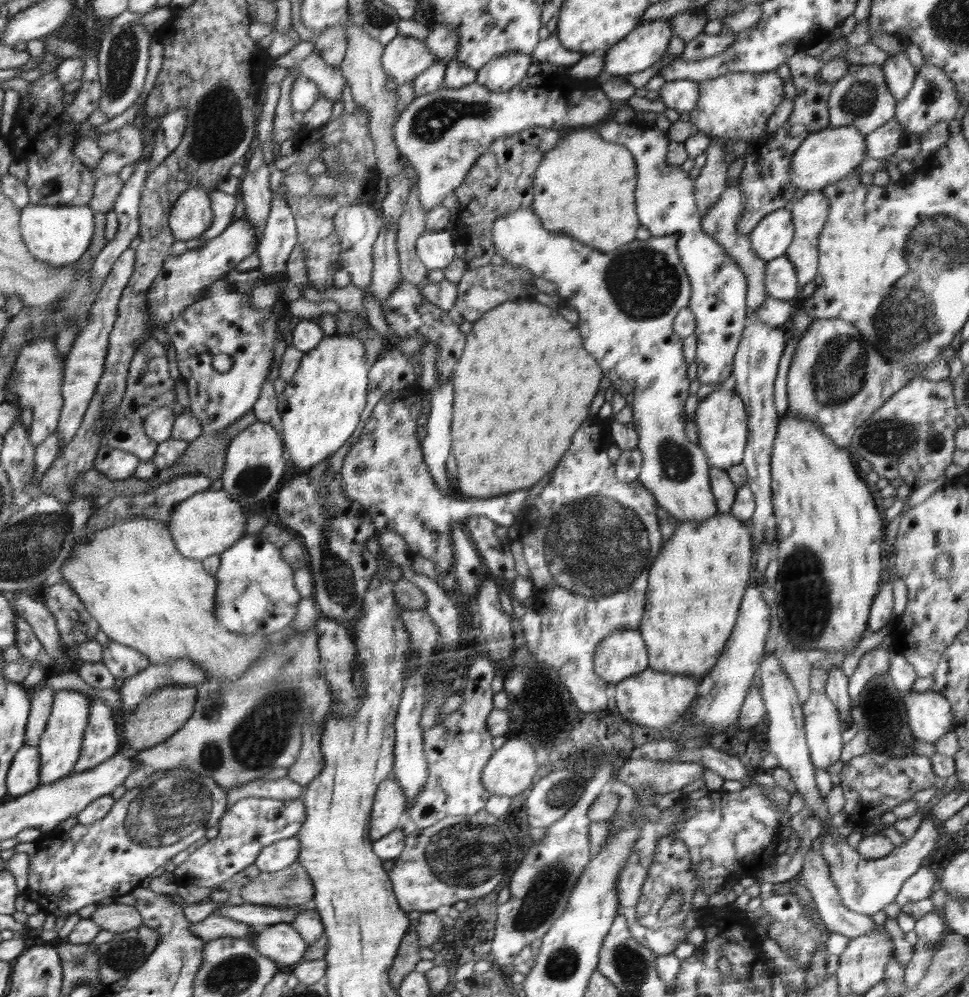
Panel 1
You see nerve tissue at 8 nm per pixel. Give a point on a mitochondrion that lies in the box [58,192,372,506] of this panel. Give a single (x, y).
(249, 477)

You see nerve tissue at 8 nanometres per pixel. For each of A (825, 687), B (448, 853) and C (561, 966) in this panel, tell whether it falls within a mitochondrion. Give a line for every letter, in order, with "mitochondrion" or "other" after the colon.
A: other
B: mitochondrion
C: mitochondrion

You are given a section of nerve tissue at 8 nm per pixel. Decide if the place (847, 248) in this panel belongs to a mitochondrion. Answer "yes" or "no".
no

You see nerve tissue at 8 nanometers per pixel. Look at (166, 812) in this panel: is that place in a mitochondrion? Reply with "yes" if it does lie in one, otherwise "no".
yes

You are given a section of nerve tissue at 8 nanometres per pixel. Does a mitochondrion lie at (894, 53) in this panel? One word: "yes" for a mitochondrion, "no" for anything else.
no

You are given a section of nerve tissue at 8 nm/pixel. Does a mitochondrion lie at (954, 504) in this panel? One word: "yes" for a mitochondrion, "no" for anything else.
no

